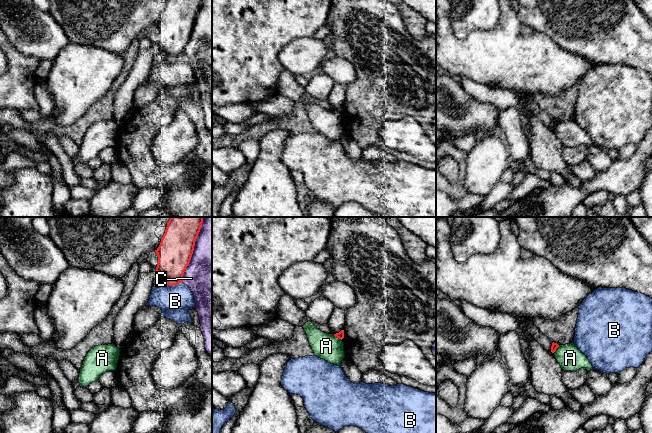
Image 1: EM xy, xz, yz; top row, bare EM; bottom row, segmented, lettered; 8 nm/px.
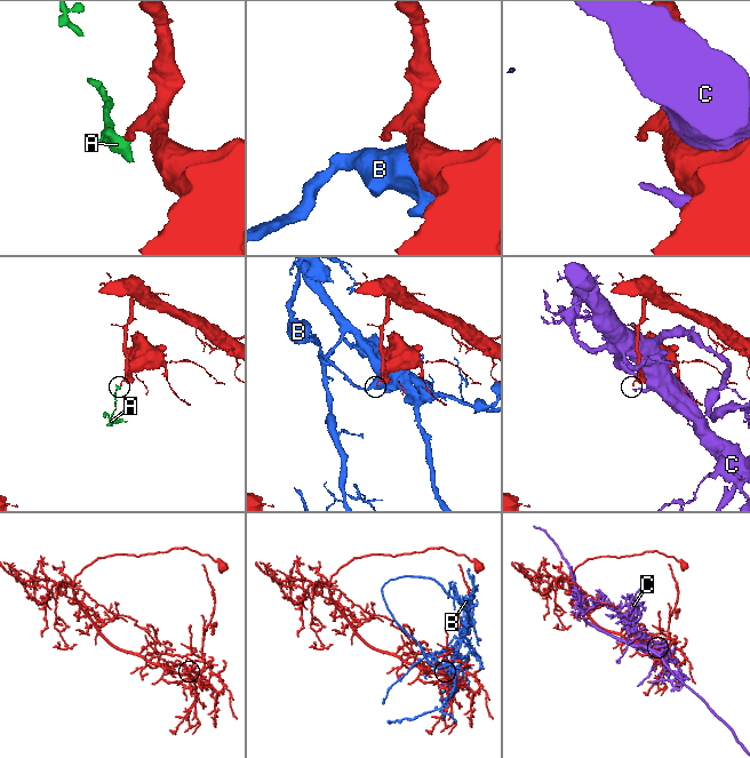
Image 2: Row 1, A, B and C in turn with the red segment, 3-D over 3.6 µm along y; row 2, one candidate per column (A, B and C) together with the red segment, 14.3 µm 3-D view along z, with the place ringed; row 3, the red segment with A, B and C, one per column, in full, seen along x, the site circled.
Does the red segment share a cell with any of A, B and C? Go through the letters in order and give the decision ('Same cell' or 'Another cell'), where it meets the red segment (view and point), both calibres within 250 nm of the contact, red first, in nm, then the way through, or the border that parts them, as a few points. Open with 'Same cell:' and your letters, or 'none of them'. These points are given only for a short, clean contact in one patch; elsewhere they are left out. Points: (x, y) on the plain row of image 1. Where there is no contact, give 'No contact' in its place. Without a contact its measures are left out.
Same cell: none of them
A: Another cell. Touches red at xz (337, 113). Thickness 60 nm (red) against 200 nm. Boundary: xz (333, 111), (341, 116)
B: Another cell. Touches red at xy (173, 60). Thickness 280 nm (red) against 260 nm
C: Another cell. Touches red at xy (192, 29). Thickness 280 nm (red) against 400 nm

